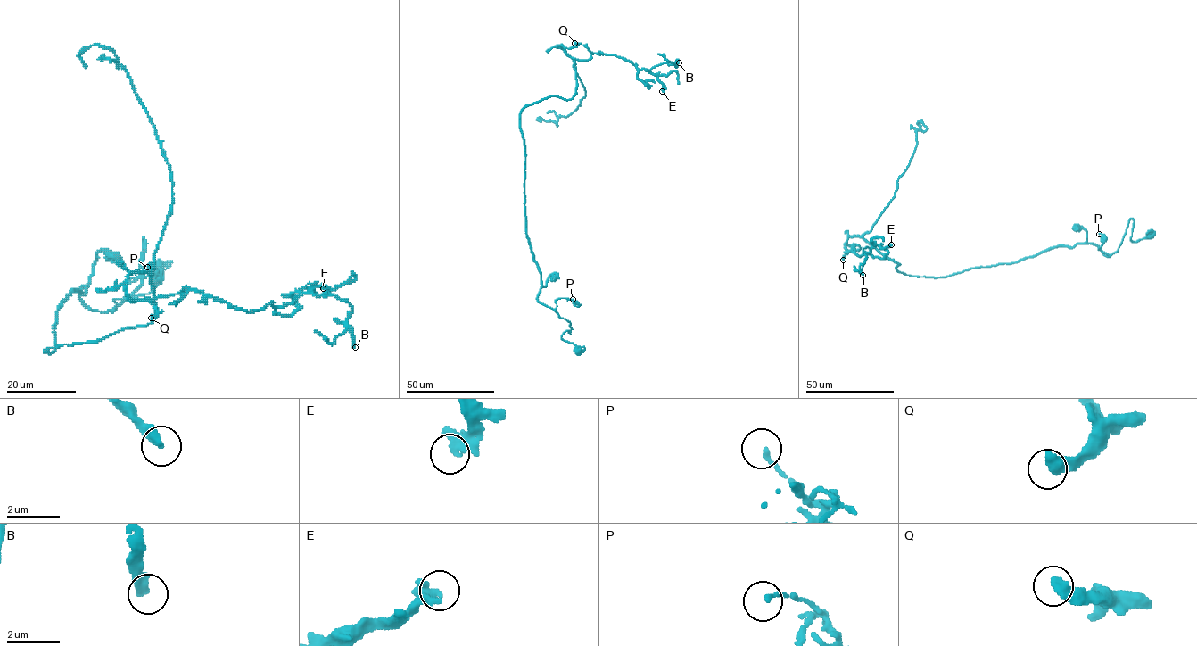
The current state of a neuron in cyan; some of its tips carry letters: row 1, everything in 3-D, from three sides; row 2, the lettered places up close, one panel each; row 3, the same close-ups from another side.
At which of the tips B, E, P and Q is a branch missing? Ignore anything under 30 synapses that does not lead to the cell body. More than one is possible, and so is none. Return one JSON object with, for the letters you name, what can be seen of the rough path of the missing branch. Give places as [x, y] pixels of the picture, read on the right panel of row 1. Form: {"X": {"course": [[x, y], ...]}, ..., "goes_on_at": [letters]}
{"goes_on_at": []}

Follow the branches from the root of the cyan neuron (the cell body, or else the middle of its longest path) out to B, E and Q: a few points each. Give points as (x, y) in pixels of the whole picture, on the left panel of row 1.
B: (156, 269), (126, 282), (143, 237), (45, 351), (149, 324), (133, 271), (336, 296), (355, 347)
E: (156, 269), (126, 282), (143, 237), (45, 351), (149, 324), (133, 271), (323, 288)
Q: (156, 269), (126, 282), (143, 237), (140, 285), (72, 291), (45, 351), (149, 324), (133, 271), (151, 318)

